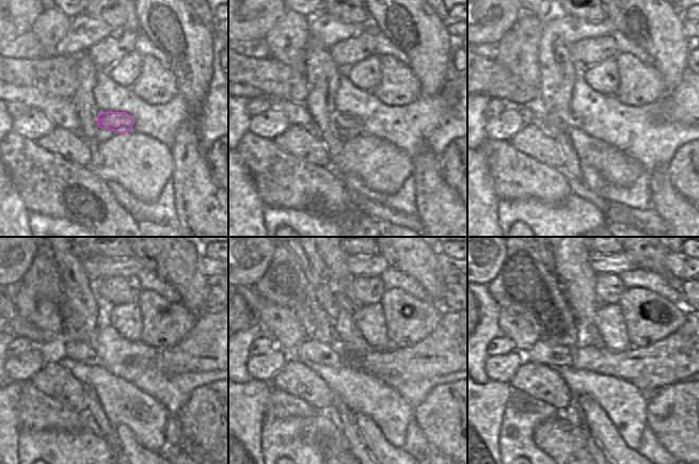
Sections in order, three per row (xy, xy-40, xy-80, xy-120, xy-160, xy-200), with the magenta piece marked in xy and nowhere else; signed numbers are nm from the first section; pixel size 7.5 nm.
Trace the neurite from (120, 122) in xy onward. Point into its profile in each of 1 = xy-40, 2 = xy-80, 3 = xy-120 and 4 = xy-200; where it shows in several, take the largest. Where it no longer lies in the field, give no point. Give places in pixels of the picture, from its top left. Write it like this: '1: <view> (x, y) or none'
1: xy-40 (343, 121)
2: xy-80 (568, 120)
3: xy-120 (82, 352)
4: xy-200 (542, 353)

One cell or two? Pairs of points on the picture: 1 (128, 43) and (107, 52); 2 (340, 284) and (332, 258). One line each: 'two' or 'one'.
1: one
2: one

